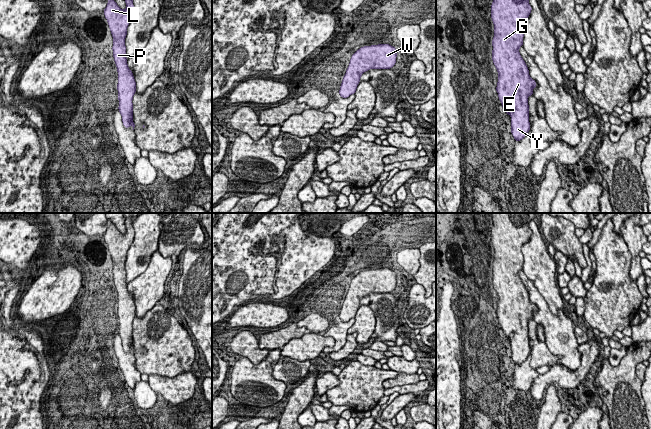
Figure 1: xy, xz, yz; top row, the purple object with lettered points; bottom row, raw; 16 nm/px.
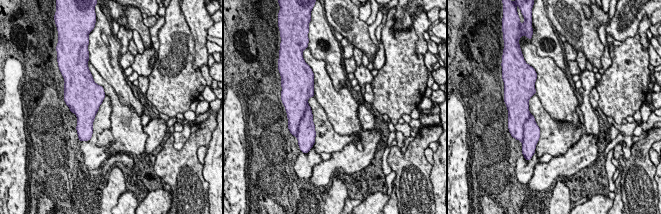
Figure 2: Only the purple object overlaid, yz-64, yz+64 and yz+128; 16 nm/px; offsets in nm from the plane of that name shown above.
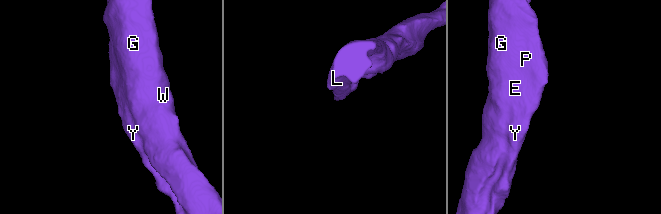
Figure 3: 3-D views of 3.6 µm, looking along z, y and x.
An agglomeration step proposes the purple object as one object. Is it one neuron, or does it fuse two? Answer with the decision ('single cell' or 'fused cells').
single cell

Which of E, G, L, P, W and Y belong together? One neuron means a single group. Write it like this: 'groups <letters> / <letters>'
groups E G L P W Y

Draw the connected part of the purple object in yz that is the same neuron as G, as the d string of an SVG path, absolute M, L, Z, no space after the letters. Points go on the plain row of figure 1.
M491 213L491 216L493 220L491 242L495 252L492 284L498 295L496 315L503 333L511 340L511 357L515 365L521 365L530 354L527 322L534 319L533 312L537 310L536 305L530 302L528 291L519 276L524 261L522 246L531 237L529 222L534 220L535 213Z

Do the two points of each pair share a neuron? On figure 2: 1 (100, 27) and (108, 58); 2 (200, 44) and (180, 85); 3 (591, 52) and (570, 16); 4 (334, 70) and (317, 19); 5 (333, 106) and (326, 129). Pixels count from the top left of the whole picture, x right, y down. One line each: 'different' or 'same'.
1: same
2: different
3: same
4: same
5: different

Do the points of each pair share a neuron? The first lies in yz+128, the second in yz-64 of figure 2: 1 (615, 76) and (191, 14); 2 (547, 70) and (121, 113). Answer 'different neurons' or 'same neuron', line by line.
1: different neurons
2: same neuron

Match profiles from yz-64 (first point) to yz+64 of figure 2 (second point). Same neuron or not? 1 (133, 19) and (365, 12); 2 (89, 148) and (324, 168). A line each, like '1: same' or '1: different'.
1: different
2: different

